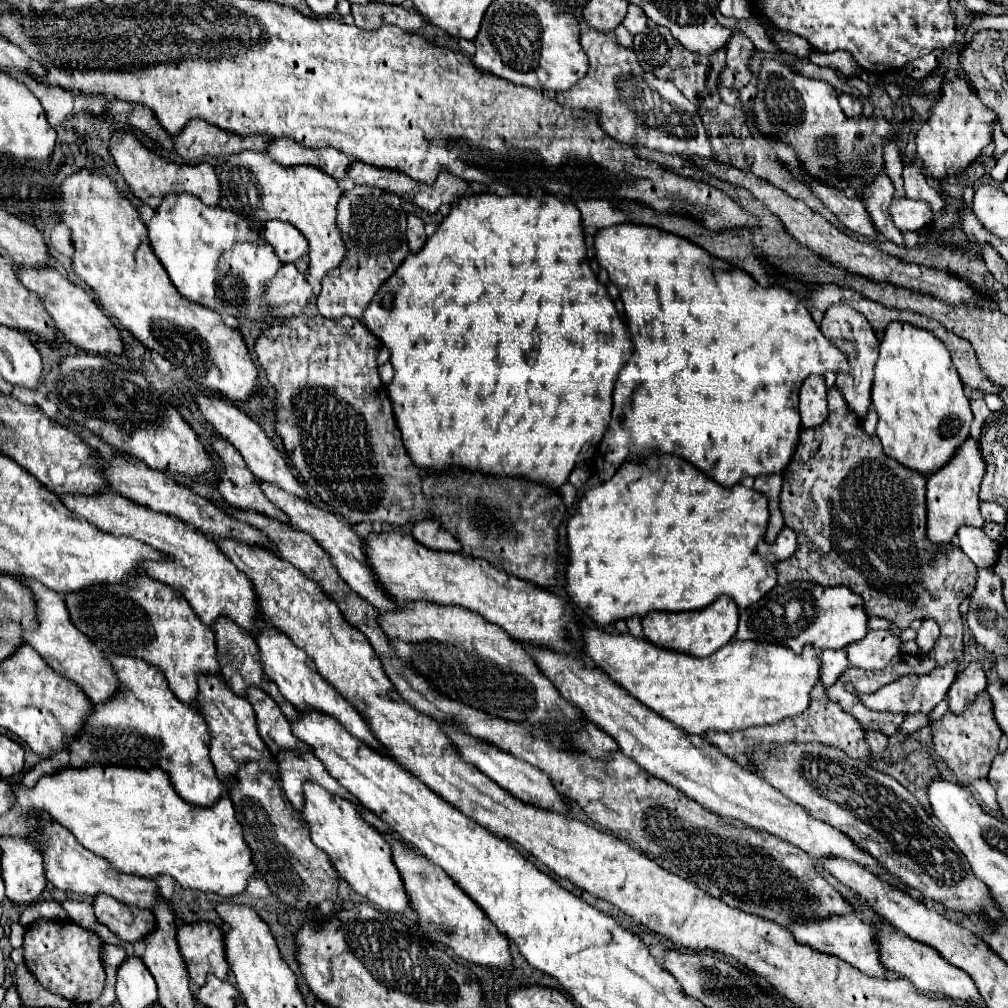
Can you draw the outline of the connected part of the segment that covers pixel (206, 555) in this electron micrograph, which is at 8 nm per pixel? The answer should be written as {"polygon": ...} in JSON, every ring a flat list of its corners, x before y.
{"polygon":[[111,490,101,496,59,496,59,500,69,510,97,526,101,532,113,536,131,536,161,552,163,558,145,562,143,570,147,572,147,576,161,580,173,590,181,592,181,596,189,602,189,606,207,626,211,626,221,614,251,632,251,624,255,624,255,620,261,618,259,608,255,604,257,596,251,580,243,572,237,572,233,562,225,558,225,554,213,544,209,536,197,532,189,524,139,506,133,500]]}

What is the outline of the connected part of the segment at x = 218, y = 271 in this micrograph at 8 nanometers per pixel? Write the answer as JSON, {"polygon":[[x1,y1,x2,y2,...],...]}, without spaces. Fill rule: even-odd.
{"polygon":[[183,192,165,196,145,226,155,256,165,266,181,296,221,316,269,322,269,318,259,316,267,308,257,298,261,298,265,282,271,280,283,264,277,260,261,230,249,228,247,220,237,212,205,206,197,196]]}

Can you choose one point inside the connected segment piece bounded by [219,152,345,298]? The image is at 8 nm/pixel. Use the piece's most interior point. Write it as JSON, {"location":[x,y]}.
{"location":[254,184]}

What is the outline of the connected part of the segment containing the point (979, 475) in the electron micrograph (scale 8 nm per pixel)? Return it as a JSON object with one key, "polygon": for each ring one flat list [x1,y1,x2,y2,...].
{"polygon":[[969,438,963,442,961,450,953,456,953,460,927,478,927,536,929,542,937,546,945,546,953,540,957,530,965,524,983,526,983,518,979,514,979,484,985,476,985,462,981,458,981,448]]}

